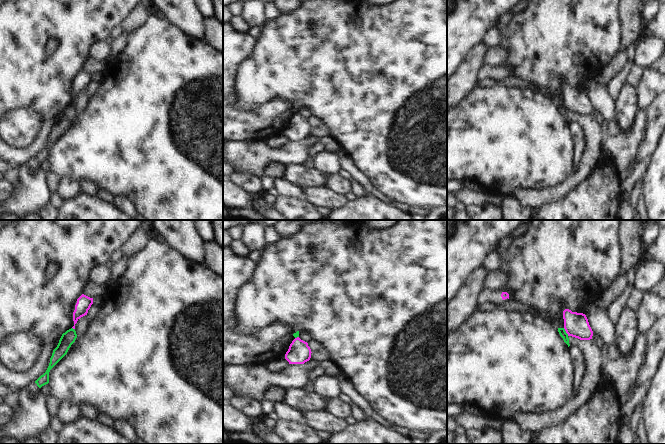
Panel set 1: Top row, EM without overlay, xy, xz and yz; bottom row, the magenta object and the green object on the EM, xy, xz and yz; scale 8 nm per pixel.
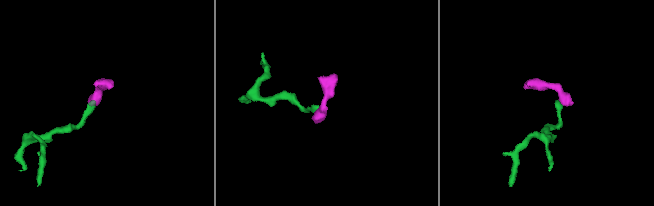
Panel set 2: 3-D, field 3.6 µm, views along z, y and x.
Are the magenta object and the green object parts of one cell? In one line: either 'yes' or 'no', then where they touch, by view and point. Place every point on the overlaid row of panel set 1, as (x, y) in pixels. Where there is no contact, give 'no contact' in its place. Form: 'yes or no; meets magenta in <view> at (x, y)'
no; meets magenta in yz at (566, 332)

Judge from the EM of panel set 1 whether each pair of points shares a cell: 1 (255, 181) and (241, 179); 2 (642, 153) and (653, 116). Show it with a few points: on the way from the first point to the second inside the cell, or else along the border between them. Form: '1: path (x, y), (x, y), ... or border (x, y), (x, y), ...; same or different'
1: path (252, 182), (244, 181); same
2: path (648, 144), (653, 125); same

